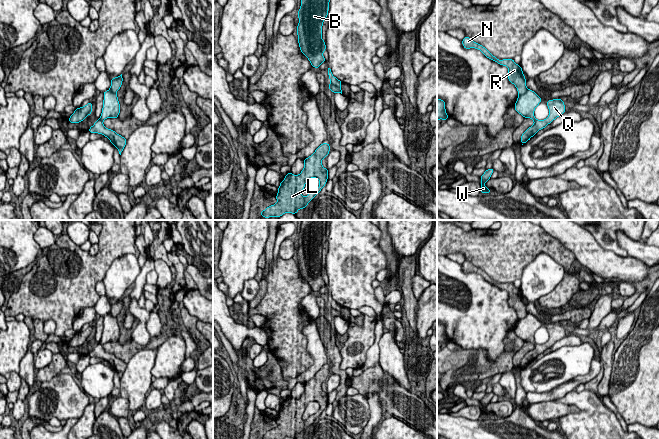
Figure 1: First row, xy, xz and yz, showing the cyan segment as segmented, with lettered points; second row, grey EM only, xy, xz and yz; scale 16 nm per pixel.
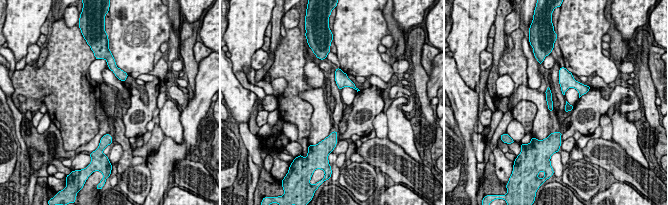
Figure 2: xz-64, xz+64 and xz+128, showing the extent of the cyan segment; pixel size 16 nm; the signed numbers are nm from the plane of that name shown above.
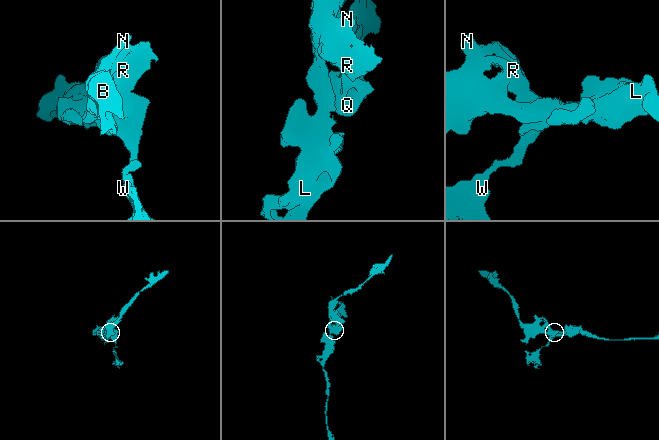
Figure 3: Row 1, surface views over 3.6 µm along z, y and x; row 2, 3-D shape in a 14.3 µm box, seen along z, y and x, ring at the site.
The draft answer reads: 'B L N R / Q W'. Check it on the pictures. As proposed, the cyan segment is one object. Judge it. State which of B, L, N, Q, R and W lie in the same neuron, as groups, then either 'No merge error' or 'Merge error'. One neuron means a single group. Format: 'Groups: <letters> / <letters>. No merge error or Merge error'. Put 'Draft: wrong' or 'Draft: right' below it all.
Groups: B L N R / Q W. Merge error
Draft: right

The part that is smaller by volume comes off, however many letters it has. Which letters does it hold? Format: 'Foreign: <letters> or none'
Foreign: Q, W

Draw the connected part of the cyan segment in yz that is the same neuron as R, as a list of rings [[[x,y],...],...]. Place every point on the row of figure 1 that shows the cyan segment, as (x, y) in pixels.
[[[466,36],[462,40],[462,45],[465,49],[478,49],[490,60],[493,60],[500,65],[506,66],[508,68],[508,80],[510,83],[515,85],[518,94],[522,95],[527,91],[526,79],[523,74],[522,68],[520,65],[514,62],[514,59],[499,60],[495,56],[493,56],[485,47],[474,42],[471,38]]]

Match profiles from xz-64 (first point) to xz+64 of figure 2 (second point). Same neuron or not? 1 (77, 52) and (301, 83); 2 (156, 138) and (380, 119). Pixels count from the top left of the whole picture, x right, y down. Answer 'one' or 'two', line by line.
1: one
2: two

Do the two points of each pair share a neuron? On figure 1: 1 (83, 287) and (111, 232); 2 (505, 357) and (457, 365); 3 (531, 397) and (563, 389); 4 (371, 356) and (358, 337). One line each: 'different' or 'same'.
1: same
2: same
3: same
4: different

